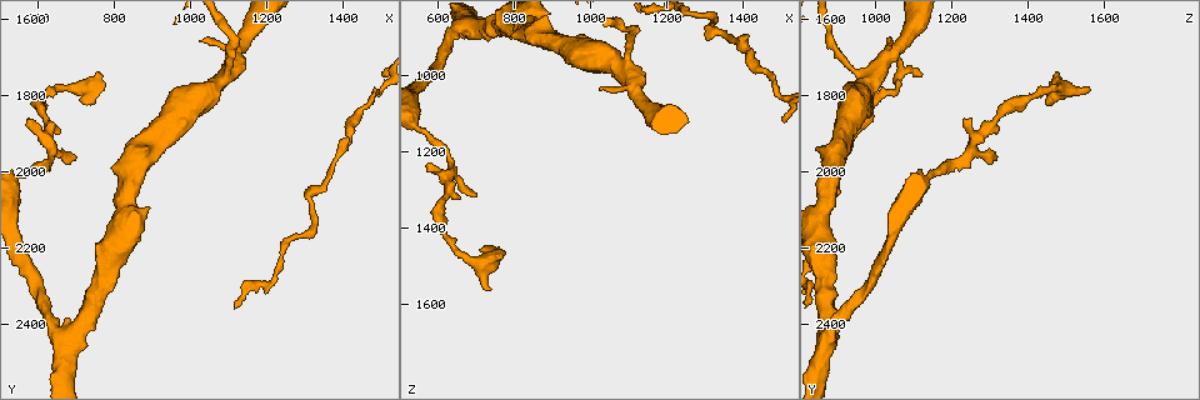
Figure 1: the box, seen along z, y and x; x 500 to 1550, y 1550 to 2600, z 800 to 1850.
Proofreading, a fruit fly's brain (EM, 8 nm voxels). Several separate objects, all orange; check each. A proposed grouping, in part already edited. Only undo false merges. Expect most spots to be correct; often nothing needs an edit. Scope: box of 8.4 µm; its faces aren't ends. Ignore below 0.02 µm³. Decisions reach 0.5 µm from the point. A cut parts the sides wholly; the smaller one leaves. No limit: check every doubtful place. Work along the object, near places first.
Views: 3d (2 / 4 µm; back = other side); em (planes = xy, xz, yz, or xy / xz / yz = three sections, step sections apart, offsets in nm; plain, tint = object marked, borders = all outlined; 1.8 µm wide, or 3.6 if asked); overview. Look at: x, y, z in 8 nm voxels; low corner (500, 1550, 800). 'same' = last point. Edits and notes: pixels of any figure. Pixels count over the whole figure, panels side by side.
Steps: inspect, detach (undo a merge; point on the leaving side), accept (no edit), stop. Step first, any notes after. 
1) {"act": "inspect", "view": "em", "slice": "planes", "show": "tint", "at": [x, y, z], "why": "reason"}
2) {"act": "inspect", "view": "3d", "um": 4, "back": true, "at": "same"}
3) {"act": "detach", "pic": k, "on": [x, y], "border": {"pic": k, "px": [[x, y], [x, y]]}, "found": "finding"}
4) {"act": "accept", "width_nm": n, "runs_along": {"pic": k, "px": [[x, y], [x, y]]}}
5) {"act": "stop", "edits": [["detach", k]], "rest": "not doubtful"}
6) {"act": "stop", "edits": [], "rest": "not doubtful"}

{"act": "inspect", "view": "em", "um": 3.6, "slice": "xz", "step": 4, "show": "tint", "at": [1085, 1760, 985], "why": "three-way junction"}

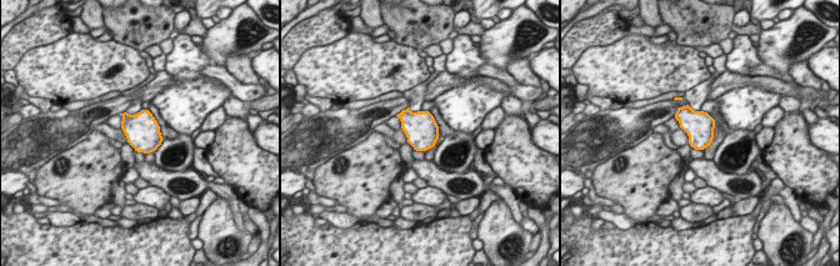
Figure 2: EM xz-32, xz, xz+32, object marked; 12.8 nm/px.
{"act": "inspect", "view": "em", "um": 3.6, "slice": "yz", "step": 8, "show": "tint", "at": "same"}

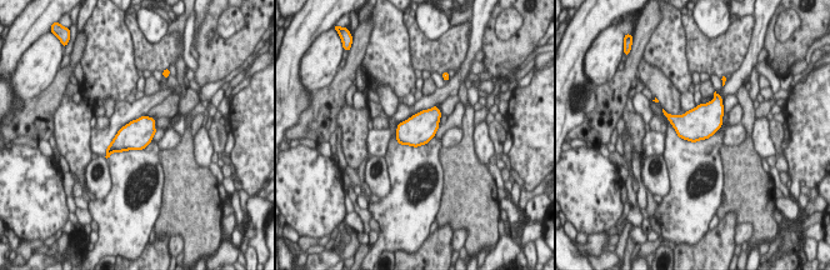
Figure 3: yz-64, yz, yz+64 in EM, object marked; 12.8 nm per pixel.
{"act": "accept", "found": "one neuron here"}

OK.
{"act": "inspect", "view": "em", "um": 3.6, "slice": "yz", "step": 16, "show": "tint", "at": [670, 2435, 875], "why": "three arms meet"}

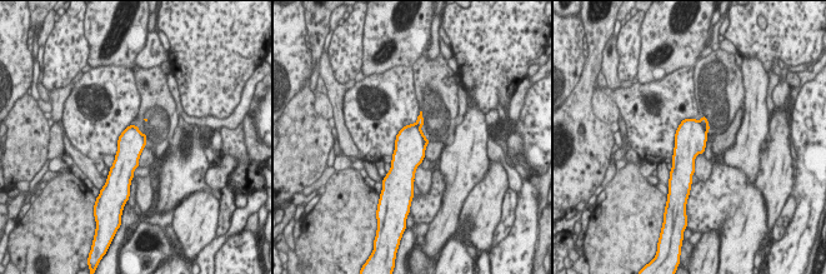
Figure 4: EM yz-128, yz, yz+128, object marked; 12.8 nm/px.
{"act": "accept", "found": "continuous, no second neuron"}

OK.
{"act": "inspect", "view": "em", "slice": "planes", "show": "tint", "at": [690, 1780, 1490], "why": "calibre changes"}

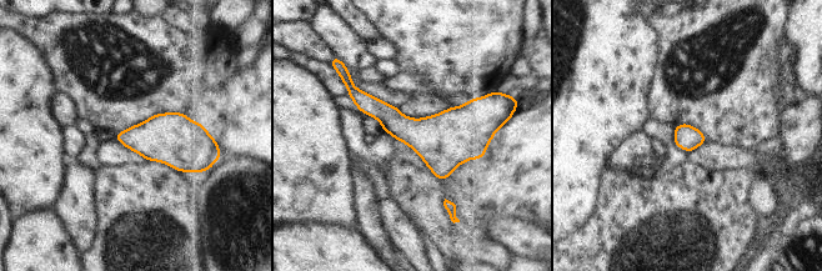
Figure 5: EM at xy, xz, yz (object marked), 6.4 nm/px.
{"act": "accept", "width_nm": 160, "found": "one neuron here"}

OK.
{"act": "stop", "edits": [], "rest": "not doubtful"}

